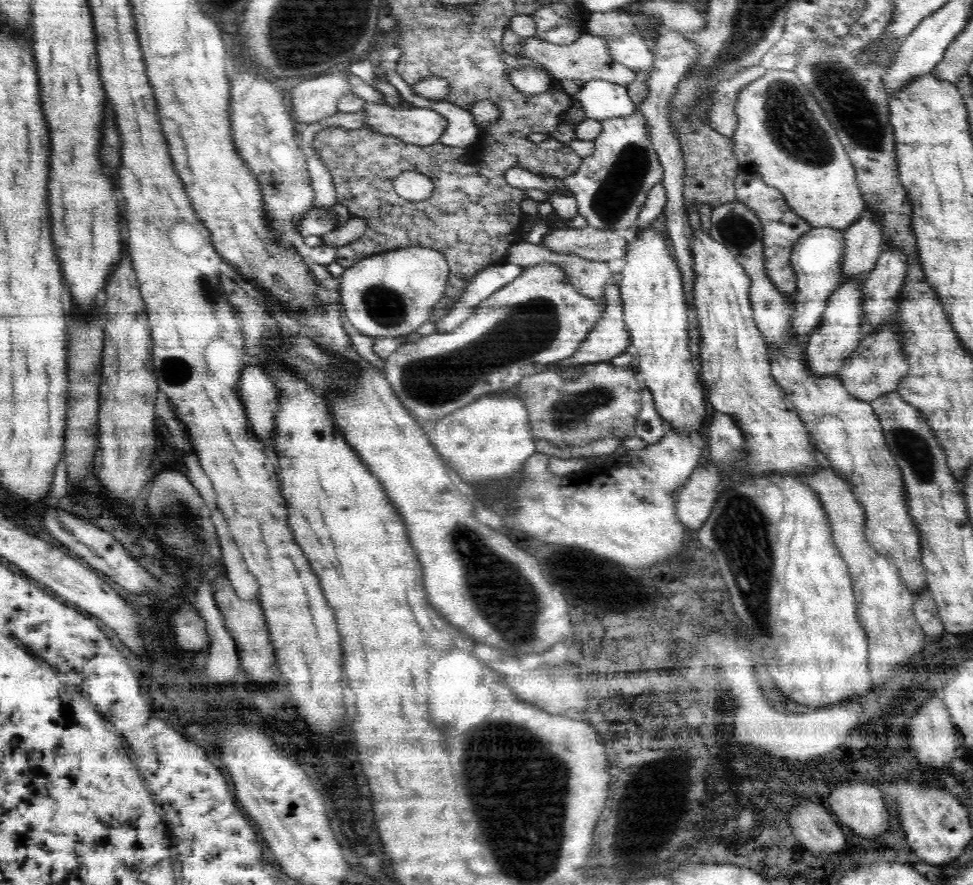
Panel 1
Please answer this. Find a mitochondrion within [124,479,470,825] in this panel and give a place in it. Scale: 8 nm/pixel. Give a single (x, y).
(196, 538)

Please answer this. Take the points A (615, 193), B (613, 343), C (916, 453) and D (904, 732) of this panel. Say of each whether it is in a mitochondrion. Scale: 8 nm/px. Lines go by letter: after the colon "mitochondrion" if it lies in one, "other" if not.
A: mitochondrion
B: other
C: mitochondrion
D: other

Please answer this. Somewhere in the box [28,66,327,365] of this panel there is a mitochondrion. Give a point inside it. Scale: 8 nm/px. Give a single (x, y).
(205, 283)

